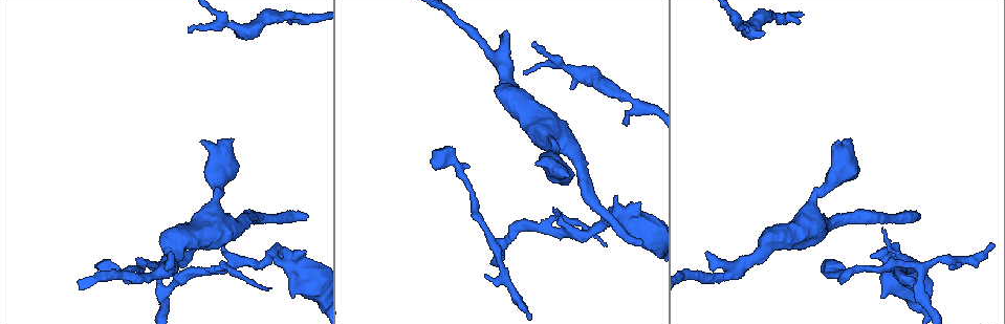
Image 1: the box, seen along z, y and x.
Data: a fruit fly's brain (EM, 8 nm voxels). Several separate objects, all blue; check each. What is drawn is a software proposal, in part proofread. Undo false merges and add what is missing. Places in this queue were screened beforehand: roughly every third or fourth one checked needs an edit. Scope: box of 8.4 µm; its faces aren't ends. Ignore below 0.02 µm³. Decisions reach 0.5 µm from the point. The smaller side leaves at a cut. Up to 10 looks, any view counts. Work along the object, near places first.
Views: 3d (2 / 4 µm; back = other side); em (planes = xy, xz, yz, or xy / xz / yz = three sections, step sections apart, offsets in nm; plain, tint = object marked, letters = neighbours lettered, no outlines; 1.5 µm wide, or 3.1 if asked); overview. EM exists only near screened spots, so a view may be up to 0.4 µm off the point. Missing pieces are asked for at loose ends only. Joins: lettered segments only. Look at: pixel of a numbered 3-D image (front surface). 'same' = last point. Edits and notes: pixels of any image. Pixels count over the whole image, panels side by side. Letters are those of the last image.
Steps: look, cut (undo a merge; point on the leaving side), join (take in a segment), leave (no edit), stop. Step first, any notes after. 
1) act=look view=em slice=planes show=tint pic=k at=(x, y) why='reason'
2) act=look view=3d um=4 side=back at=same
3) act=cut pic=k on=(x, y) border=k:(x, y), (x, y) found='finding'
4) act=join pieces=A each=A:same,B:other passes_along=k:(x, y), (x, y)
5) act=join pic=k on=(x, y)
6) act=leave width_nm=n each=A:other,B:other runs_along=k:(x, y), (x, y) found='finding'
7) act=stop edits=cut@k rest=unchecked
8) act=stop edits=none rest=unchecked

act=look view=3d um=2 pic=1 at=(921, 269)

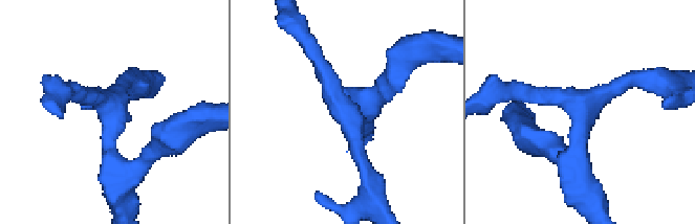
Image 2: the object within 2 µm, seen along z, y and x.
act=look view=em slice=planes show=letters pic=2 at=(106, 105) arms=3 arm_widths_nm=170,170,200

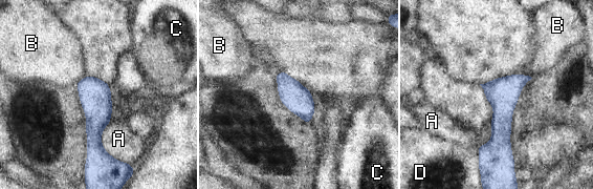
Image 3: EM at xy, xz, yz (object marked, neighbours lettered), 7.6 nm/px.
act=leave width_nm=200 longest_contact=A:320nm each=A:other,B:other,C:other,D:other found='continuous, no second neuron'

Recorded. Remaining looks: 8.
act=look view=em slice=xz step=4 show=letters pic=1 at=(102, 264) why='end of a long branch'

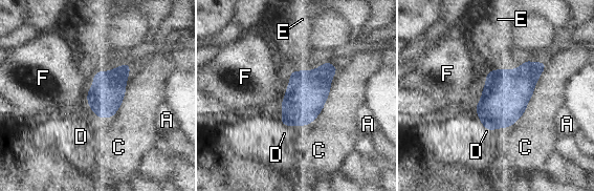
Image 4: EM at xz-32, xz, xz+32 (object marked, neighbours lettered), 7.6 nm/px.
act=leave longest_contact=C:650nm each=A:other,C:other,D:other,E:other,F:other border=4:(97, 71), (87, 102), (110, 118) found='none of them fits'

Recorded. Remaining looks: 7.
act=look view=3d um=4 side=back pic=1 at=(916, 218) why='branch stops here'

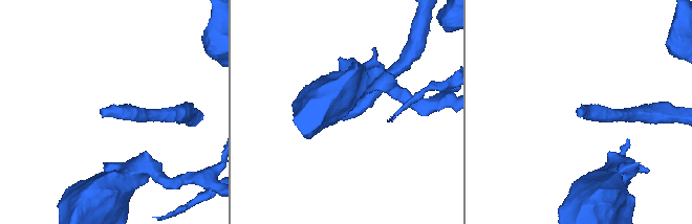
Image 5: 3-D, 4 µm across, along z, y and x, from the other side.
act=look view=em slice=planes show=letters pic=5 at=(103, 117)

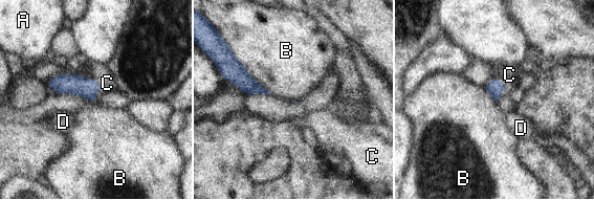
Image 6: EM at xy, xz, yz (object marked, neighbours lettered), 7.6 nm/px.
act=join pieces=C each=A:other,B:other,C:same,D:other found='it goes on there'

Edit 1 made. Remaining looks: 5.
act=look view=em slice=planes show=letters pic=1 at=(190, 30) why='thin end'

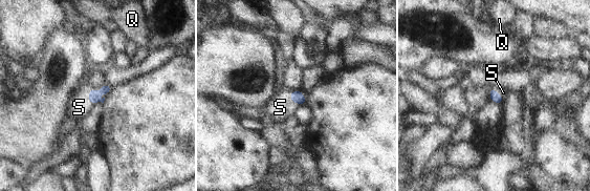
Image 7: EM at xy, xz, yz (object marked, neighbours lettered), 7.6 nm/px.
act=join pieces=S each=Q:other,S:same passes_along=7:(93, 99), (89, 90), (79, 107) found='the neuron continues'

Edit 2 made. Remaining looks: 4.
act=stop edits=join@6,join@7 rest=unchecked

